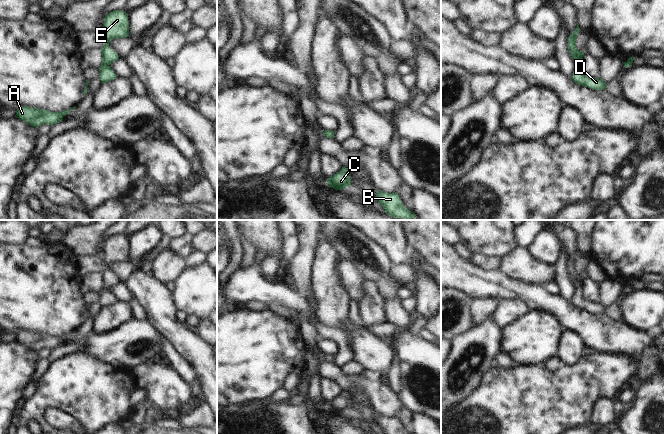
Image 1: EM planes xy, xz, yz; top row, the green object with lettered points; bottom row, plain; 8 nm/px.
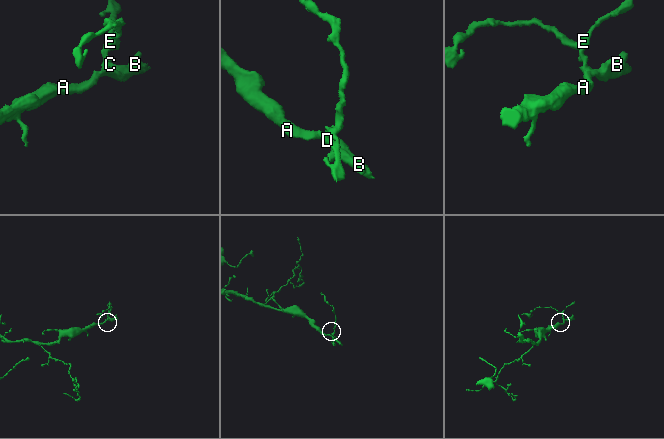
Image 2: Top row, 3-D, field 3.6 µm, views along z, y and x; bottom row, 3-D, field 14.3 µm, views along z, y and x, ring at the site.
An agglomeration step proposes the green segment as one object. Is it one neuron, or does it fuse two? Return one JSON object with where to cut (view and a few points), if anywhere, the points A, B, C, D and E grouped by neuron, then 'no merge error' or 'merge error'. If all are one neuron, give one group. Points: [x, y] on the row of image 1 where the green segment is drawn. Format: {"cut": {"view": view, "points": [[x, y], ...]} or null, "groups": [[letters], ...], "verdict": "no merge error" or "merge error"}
{"cut": null, "groups": [["A", "B", "C", "D", "E"]], "verdict": "no merge error"}

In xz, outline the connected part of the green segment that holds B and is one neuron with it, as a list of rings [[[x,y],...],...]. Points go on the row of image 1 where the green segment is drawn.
[[[377,190],[375,199],[383,207],[386,214],[391,217],[404,218],[405,220],[413,220],[416,217],[412,211],[403,205],[397,192],[387,193]]]

